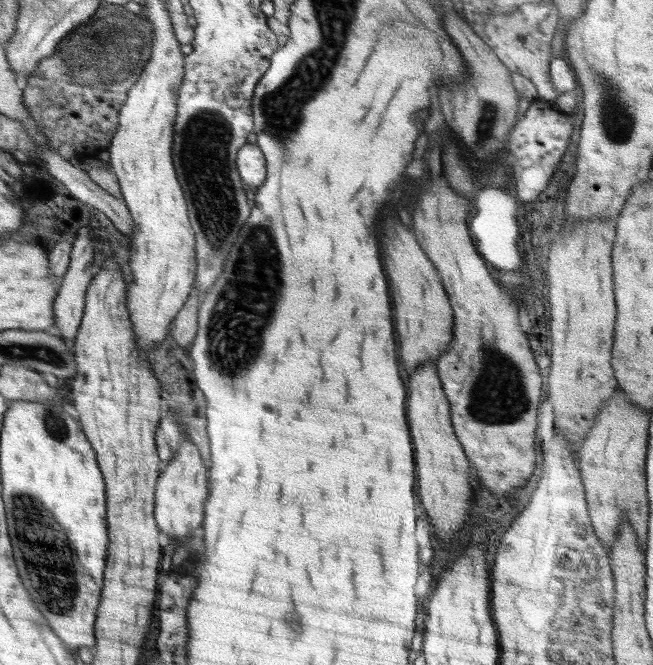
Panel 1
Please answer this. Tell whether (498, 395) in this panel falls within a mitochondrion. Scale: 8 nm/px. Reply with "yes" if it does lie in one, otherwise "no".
yes

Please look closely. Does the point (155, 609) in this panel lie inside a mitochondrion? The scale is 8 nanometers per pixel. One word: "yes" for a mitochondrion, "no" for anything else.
no

